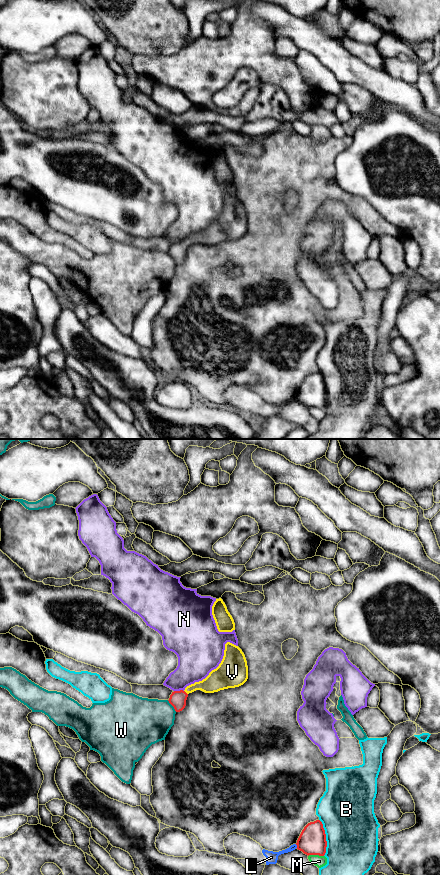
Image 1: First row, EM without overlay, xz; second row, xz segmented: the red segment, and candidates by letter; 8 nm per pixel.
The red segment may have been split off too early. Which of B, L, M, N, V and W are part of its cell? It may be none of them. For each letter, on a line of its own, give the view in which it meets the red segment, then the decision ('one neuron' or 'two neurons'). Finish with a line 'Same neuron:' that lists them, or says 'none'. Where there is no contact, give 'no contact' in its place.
B: xz | two neurons
L: xz | two neurons
M: xz | two neurons
N: xz | two neurons
V: xz | one neuron
W: xz | two neurons
Same neuron: V

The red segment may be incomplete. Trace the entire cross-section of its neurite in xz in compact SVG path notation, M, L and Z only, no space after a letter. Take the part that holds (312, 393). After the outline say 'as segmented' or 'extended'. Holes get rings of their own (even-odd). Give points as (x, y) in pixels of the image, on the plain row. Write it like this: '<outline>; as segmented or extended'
M320 372L308 375L302 382L298 392L297 401L306 407L324 408L327 393L323 376Z; as segmented

